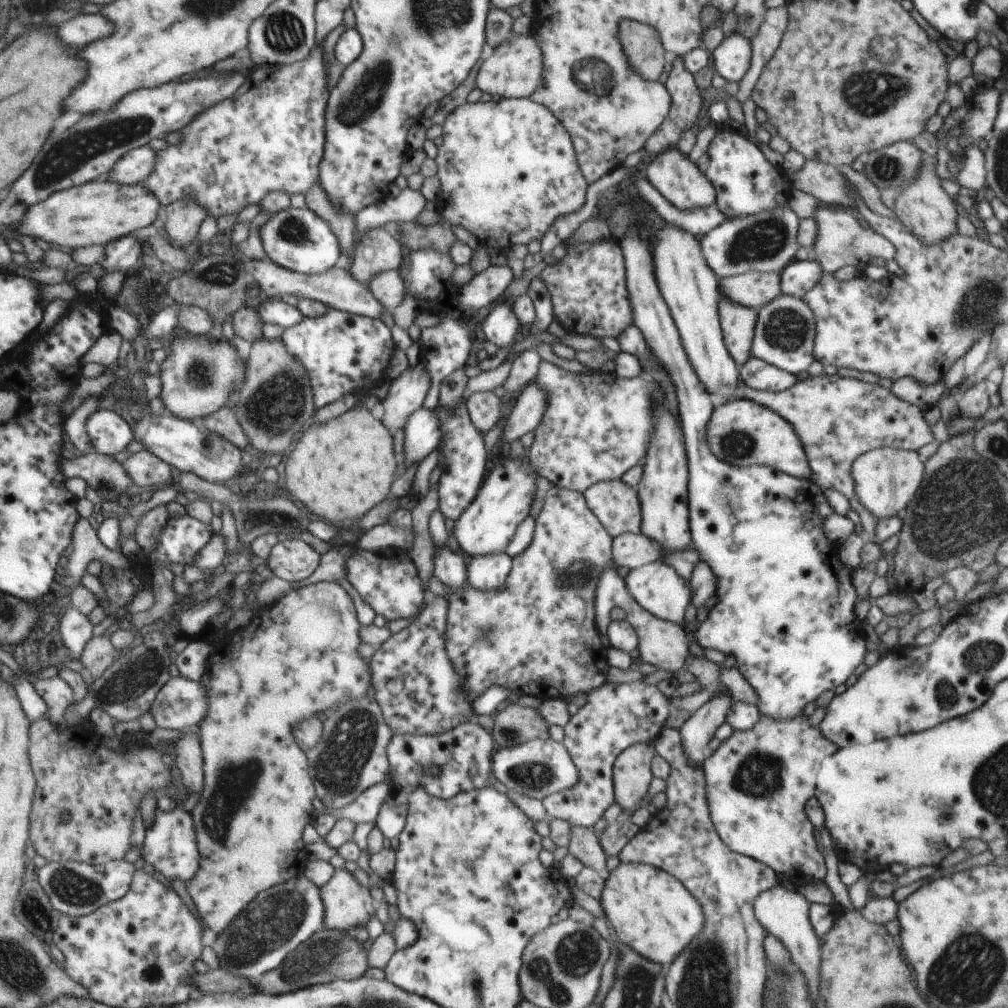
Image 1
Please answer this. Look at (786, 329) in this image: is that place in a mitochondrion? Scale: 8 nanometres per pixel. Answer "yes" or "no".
yes

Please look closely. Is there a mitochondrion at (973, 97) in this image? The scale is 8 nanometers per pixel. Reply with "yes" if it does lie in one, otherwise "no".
no

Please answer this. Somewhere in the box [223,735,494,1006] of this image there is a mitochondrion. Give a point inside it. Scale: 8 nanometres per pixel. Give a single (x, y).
(322, 955)

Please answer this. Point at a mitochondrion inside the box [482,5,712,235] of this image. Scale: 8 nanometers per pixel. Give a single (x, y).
(592, 76)

